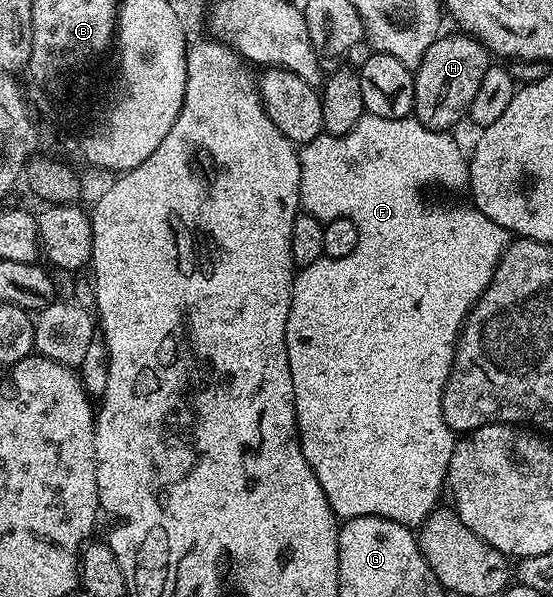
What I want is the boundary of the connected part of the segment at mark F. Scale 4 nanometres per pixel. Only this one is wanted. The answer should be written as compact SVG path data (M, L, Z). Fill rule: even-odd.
M369 114L362 115L358 122L353 126L352 130L348 130L343 136L323 134L317 136L312 142L301 145L298 153L298 161L300 162L300 208L301 211L312 214L317 220L323 222L327 220L335 220L336 218L348 218L352 222L356 222L358 232L360 233L360 242L356 242L356 250L352 250L352 254L348 254L344 258L332 258L331 256L323 256L321 260L312 262L312 266L301 269L294 277L294 285L292 286L292 298L290 299L290 309L288 310L288 322L286 323L286 349L288 350L288 366L292 374L292 386L294 387L294 417L298 423L298 445L302 447L304 458L308 462L310 469L316 474L316 478L320 482L320 486L324 490L324 494L328 498L328 502L332 506L335 516L343 521L352 518L360 518L361 516L379 516L380 518L388 518L395 520L407 526L420 526L430 517L430 513L439 507L440 500L438 495L442 492L442 486L447 483L449 474L449 462L452 461L454 445L456 443L456 433L452 431L444 422L444 412L442 410L442 392L446 389L446 383L450 377L452 370L452 362L454 361L454 349L458 347L458 335L462 332L462 325L466 323L466 315L469 314L471 306L480 298L480 294L484 294L484 290L492 282L492 274L496 270L496 266L500 262L500 258L504 254L504 250L510 245L512 233L504 226L500 226L496 222L492 222L492 218L488 218L481 210L473 206L467 208L430 208L427 212L421 212L418 209L417 196L421 194L422 187L425 184L435 184L438 188L462 188L465 189L470 183L470 166L468 163L467 153L462 153L462 148L453 140L449 131L438 131L436 129L425 128L420 121L410 116L405 116L399 120L392 118L380 118L379 116L371 116Z

